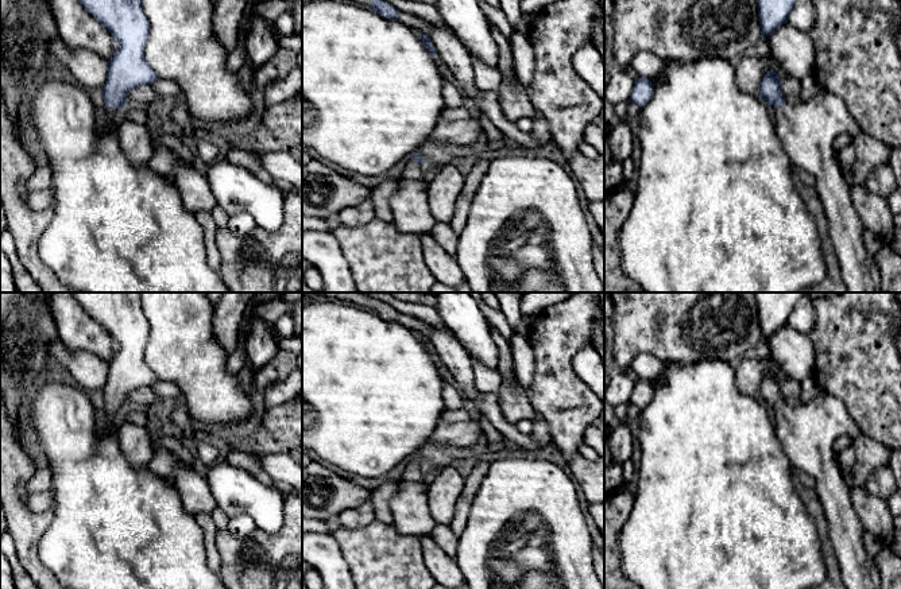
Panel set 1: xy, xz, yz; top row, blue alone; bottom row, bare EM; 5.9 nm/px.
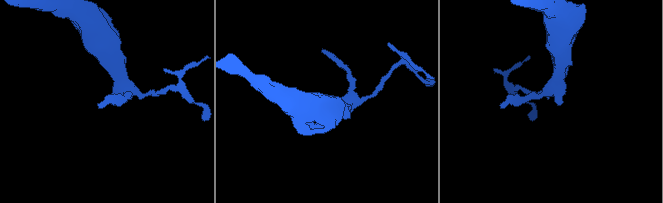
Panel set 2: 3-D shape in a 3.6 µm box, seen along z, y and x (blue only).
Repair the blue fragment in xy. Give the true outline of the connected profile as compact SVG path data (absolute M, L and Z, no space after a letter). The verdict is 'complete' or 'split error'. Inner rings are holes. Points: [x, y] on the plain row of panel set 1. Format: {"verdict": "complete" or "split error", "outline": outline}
{"verdict": "split error", "outline": "M73 292L78 303L86 313L101 325L112 337L112 341L119 346L113 353L107 372L107 383L103 396L105 404L105 416L108 425L103 429L104 434L117 434L117 415L127 406L128 395L140 388L151 387L158 379L144 359L144 349L148 341L150 326L143 313L142 292Z"}

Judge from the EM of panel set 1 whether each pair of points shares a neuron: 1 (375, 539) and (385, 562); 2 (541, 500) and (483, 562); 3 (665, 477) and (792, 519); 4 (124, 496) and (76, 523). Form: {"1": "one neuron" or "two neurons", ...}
{"1": "one neuron", "2": "one neuron", "3": "one neuron", "4": "one neuron"}

